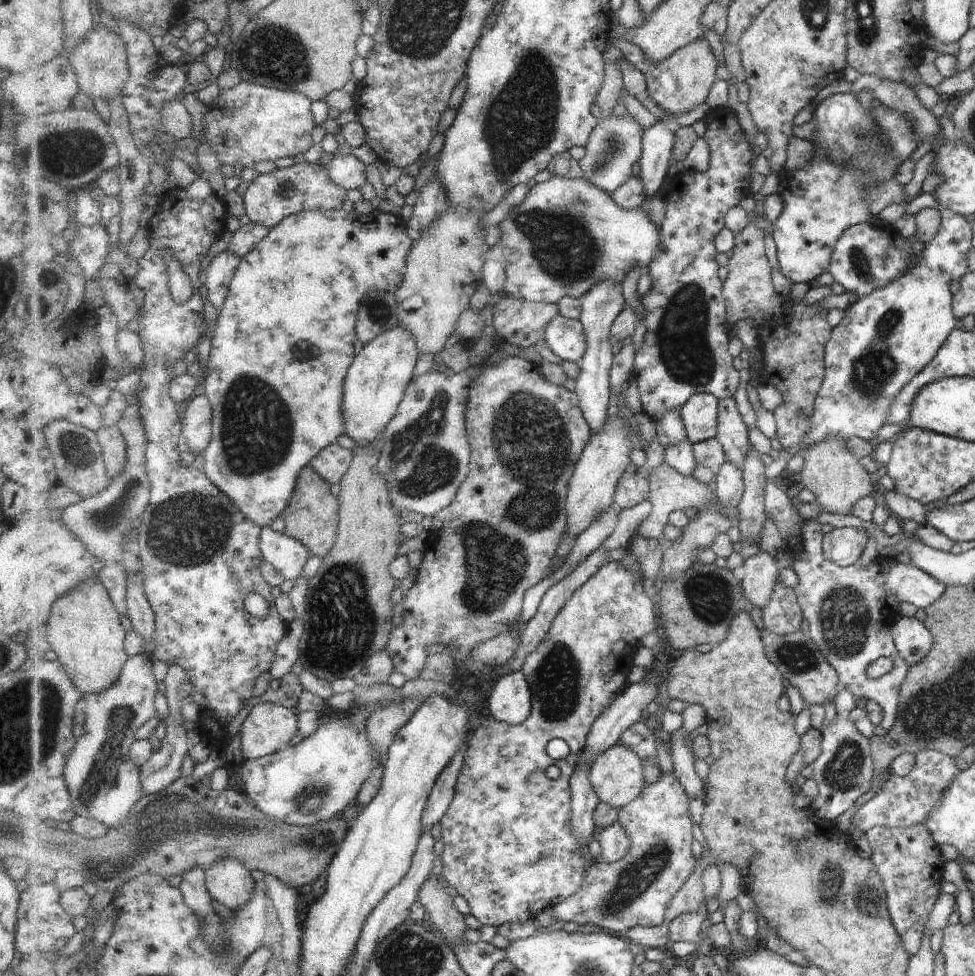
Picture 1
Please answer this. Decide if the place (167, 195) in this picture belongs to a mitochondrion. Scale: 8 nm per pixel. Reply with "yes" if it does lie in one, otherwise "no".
no

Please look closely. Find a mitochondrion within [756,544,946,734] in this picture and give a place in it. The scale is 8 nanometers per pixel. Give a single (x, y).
(843, 616)

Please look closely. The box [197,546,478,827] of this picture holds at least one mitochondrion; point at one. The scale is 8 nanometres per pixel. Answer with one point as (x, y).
(344, 634)

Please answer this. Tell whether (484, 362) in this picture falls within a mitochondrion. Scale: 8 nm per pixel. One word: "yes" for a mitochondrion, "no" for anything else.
no

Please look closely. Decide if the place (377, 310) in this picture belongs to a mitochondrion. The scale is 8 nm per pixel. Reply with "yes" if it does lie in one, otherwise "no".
yes

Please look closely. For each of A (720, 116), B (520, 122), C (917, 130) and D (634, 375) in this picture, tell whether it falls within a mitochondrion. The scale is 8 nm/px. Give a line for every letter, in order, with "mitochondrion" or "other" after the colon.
A: other
B: mitochondrion
C: other
D: other

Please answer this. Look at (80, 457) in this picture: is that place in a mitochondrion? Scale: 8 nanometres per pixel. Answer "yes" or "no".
yes

